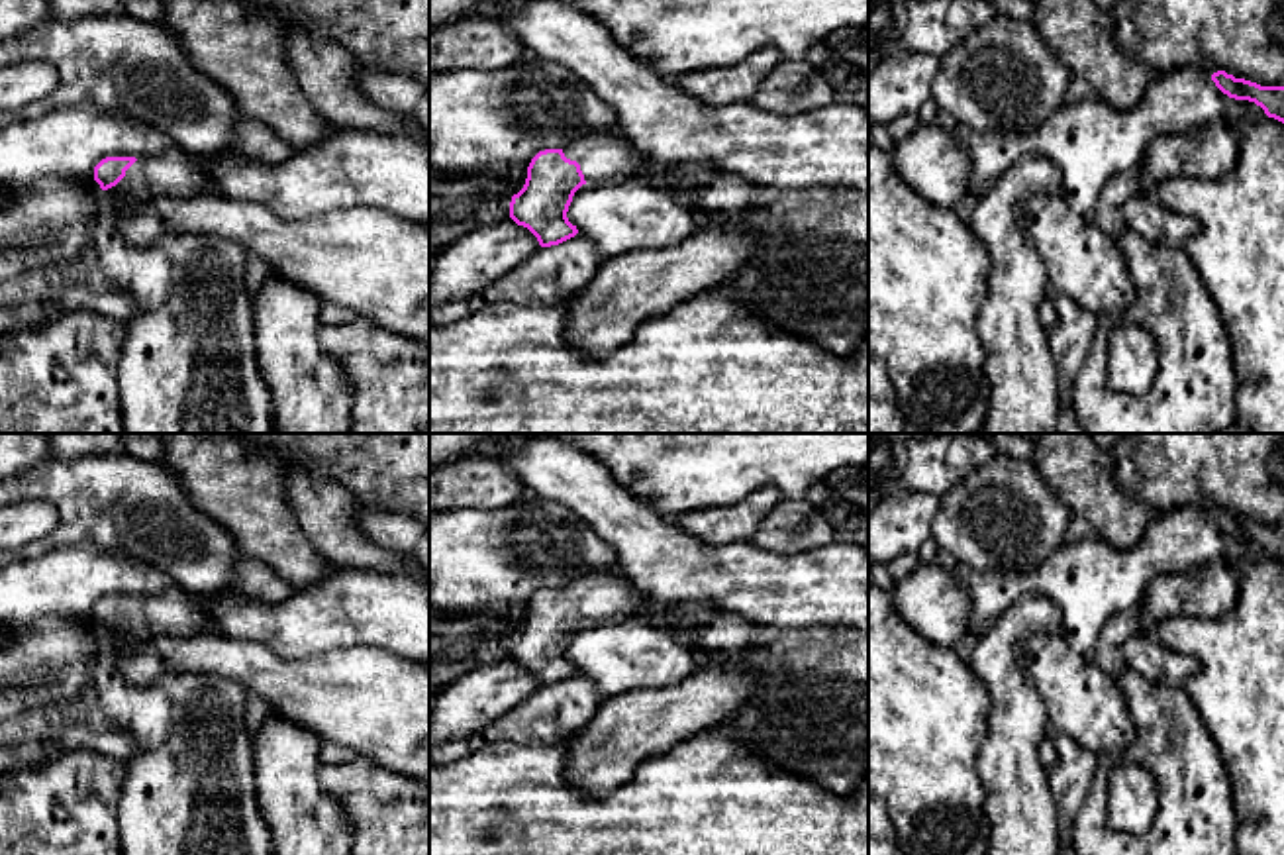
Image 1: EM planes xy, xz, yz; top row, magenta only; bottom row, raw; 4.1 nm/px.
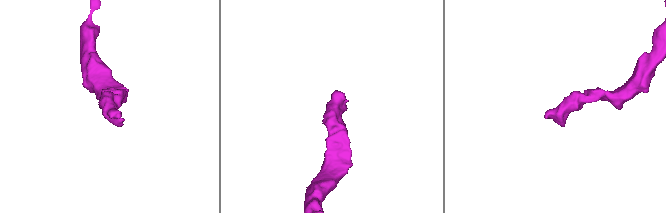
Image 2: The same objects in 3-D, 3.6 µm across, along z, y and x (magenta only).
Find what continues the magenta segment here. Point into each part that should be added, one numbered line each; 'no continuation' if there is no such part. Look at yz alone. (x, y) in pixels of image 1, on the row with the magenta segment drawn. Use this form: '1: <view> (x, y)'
no continuation

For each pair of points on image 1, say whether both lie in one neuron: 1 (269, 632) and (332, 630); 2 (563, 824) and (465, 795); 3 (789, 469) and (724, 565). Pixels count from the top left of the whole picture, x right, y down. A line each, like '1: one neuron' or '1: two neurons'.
1: one neuron
2: one neuron
3: two neurons

